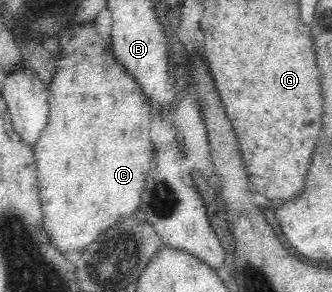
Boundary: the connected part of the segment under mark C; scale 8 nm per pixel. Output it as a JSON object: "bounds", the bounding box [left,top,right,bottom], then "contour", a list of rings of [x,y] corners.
{"bounds":[33,22,153,258],"contour":[[[92,22],[71,27],[59,33],[59,43],[63,54],[62,58],[57,59],[57,72],[54,74],[52,83],[49,87],[49,114],[47,126],[40,134],[40,139],[36,142],[33,154],[36,160],[37,178],[39,183],[39,196],[43,214],[43,229],[49,237],[49,242],[56,247],[58,253],[65,258],[68,253],[84,253],[90,245],[94,245],[104,233],[108,233],[108,229],[114,229],[116,225],[120,225],[120,221],[124,218],[136,217],[137,209],[140,208],[141,195],[144,184],[153,166],[152,142],[150,142],[150,124],[152,123],[153,107],[150,106],[148,98],[144,96],[144,92],[140,92],[140,86],[136,84],[136,80],[132,79],[132,75],[126,72],[126,68],[116,62],[112,51],[104,53],[104,41],[98,32],[94,30]]]}

